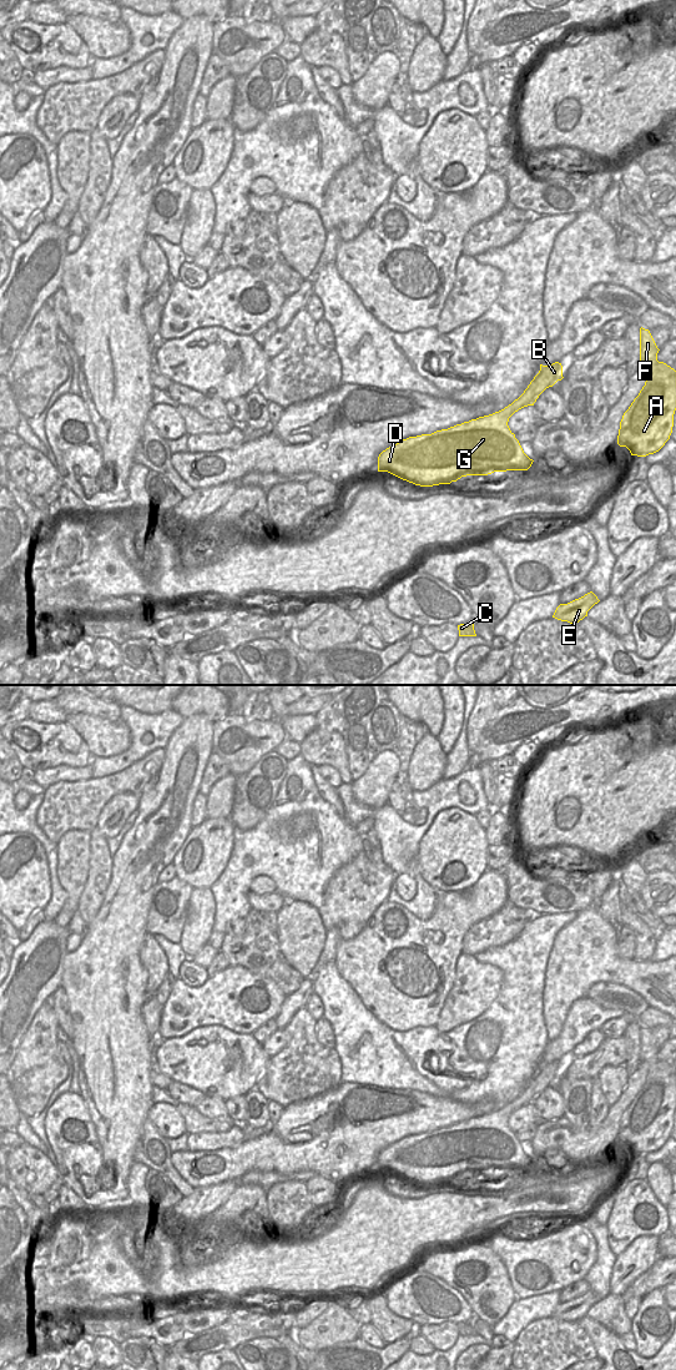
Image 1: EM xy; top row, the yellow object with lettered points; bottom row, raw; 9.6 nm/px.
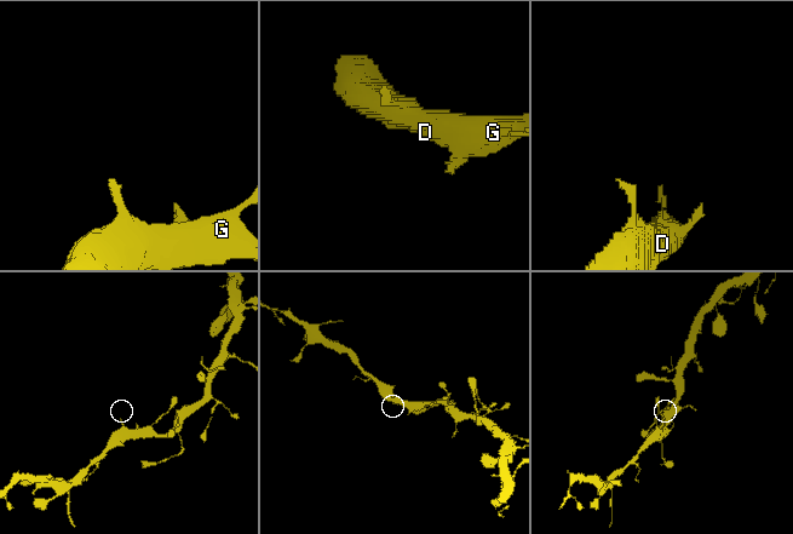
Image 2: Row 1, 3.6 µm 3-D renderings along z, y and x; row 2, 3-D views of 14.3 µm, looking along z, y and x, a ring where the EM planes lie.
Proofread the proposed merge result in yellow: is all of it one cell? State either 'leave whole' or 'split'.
leave whole

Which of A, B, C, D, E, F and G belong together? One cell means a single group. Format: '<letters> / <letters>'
A B C D E F G

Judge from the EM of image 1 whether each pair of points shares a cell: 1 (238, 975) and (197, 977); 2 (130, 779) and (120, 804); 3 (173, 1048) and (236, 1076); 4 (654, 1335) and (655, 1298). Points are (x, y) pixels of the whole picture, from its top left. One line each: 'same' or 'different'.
1: different
2: different
3: same
4: same

